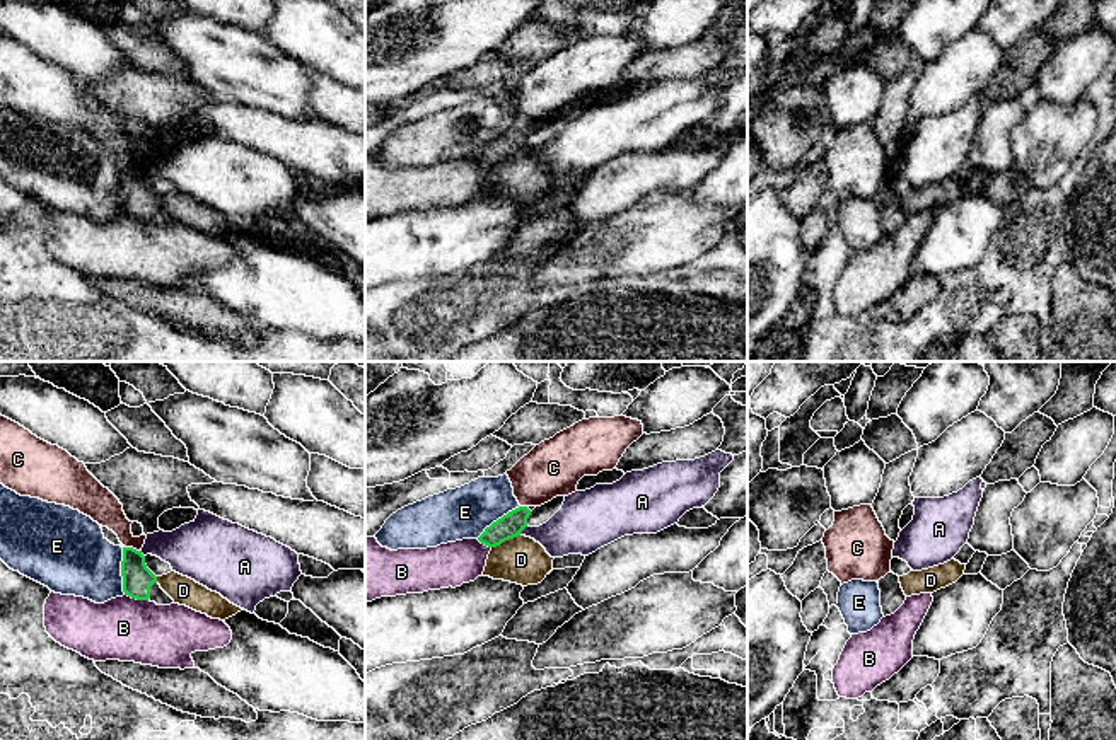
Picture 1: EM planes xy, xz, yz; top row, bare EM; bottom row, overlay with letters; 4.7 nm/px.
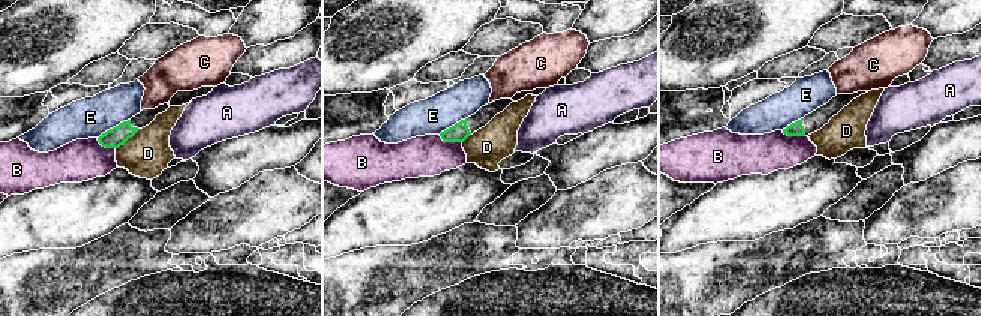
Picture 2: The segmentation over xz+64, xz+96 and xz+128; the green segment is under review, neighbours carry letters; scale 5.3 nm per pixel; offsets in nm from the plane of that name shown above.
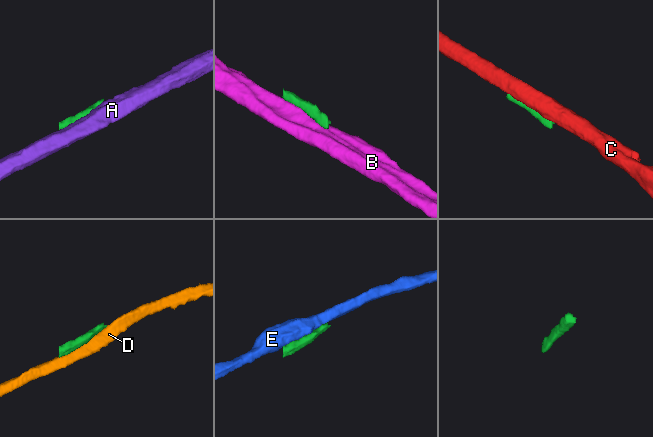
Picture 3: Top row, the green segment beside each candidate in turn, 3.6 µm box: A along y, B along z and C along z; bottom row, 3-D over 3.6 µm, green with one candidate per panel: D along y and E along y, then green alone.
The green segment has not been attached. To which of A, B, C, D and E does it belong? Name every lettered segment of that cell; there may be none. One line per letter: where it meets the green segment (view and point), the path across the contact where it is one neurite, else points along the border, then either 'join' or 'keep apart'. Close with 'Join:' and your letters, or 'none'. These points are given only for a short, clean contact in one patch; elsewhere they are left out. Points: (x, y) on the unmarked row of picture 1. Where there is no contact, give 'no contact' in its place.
A: contact xz (523, 147); keep apart
B: contact xy (137, 217); keep apart
C: contact xy (132, 166); border xy (125, 164), (140, 169); keep apart
D: contact xz (505, 157); keep apart
E: contact xy (122, 190); keep apart
Join: none

